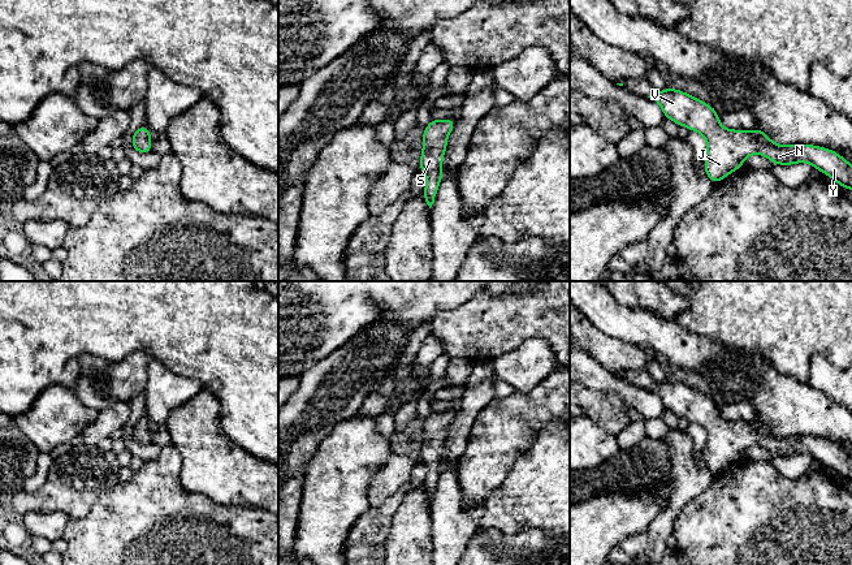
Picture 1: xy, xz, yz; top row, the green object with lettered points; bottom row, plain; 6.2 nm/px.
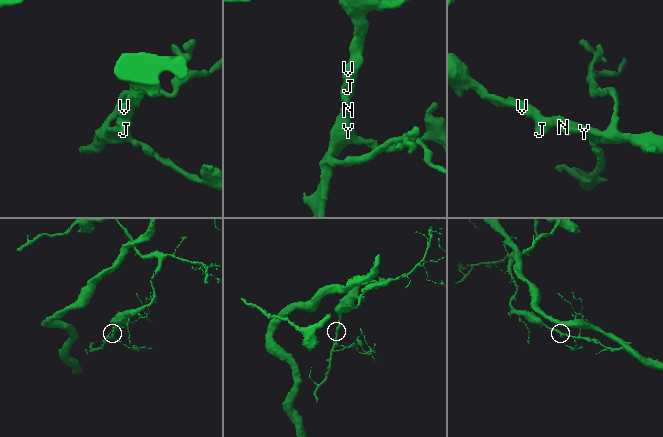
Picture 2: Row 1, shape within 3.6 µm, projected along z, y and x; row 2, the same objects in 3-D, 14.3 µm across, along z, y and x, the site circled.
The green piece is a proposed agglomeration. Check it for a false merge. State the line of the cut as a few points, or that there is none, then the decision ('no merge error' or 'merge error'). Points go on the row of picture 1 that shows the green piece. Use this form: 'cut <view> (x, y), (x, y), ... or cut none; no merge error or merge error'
cut none; no merge error

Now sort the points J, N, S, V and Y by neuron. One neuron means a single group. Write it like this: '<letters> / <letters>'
J N S V Y

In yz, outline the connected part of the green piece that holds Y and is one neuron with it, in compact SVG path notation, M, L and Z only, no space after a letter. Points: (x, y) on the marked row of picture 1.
M672 87L656 90L648 98L661 105L665 118L699 131L706 139L704 167L713 184L741 168L748 156L758 154L778 165L808 163L840 187L852 190L852 164L834 150L814 145L780 146L757 128L751 131L726 129L712 105Z

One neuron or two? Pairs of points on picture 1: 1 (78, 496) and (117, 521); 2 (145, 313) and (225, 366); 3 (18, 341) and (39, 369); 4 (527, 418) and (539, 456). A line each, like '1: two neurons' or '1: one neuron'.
1: two neurons
2: one neuron
3: one neuron
4: two neurons

